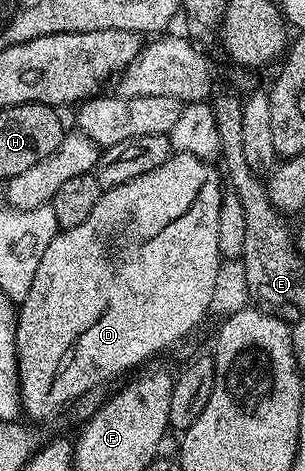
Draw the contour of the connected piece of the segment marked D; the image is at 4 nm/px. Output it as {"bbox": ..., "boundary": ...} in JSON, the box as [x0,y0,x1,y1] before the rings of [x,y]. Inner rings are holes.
{"bbox":[17,152,223,420],"boundary":[[[177,152],[170,155],[167,162],[163,162],[163,166],[159,166],[155,170],[151,170],[147,174],[139,174],[139,178],[131,178],[131,182],[123,182],[123,186],[115,186],[114,188],[104,189],[99,198],[99,202],[95,202],[95,210],[91,210],[91,214],[87,214],[84,222],[79,222],[79,226],[71,226],[64,230],[58,231],[55,239],[51,242],[51,246],[47,246],[47,251],[43,254],[43,259],[39,261],[39,270],[35,270],[35,282],[31,282],[31,290],[27,290],[27,298],[20,301],[17,309],[17,377],[19,378],[19,386],[21,387],[21,411],[27,417],[33,420],[49,420],[56,412],[61,412],[70,407],[80,396],[90,395],[100,384],[105,384],[108,380],[113,380],[116,376],[121,376],[124,372],[141,364],[144,360],[152,358],[156,352],[161,352],[164,348],[169,348],[172,344],[177,344],[205,315],[209,312],[209,307],[213,304],[213,295],[217,292],[217,279],[221,276],[221,264],[223,265],[223,257],[219,250],[219,206],[223,195],[223,180],[219,175],[218,169],[212,163],[206,162],[192,156],[186,152]]]}

